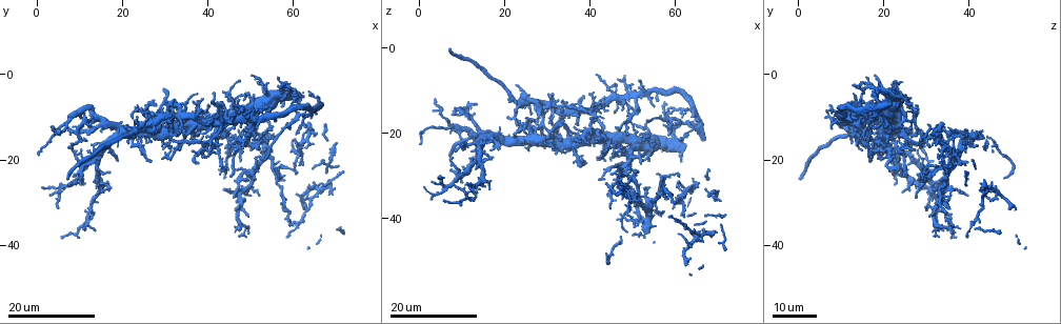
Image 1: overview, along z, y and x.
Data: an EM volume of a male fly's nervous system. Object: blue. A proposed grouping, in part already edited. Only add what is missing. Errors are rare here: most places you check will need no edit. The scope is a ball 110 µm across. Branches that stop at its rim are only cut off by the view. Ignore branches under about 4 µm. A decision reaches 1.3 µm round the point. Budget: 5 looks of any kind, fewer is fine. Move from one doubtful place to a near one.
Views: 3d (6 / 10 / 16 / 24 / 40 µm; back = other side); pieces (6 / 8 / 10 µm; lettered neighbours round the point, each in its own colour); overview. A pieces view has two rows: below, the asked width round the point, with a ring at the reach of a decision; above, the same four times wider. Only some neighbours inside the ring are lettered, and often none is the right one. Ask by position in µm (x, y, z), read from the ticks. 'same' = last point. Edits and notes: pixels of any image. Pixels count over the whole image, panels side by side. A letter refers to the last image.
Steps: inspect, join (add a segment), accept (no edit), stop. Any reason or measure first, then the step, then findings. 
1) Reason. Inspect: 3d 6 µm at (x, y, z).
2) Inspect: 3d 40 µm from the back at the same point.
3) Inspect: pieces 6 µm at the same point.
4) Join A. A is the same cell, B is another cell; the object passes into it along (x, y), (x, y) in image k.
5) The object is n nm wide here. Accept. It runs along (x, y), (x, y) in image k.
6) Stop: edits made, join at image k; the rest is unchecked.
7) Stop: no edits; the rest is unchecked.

Branch stops here. Inspect: 3d 24 µm at (43.0, 22.5, 25.0).

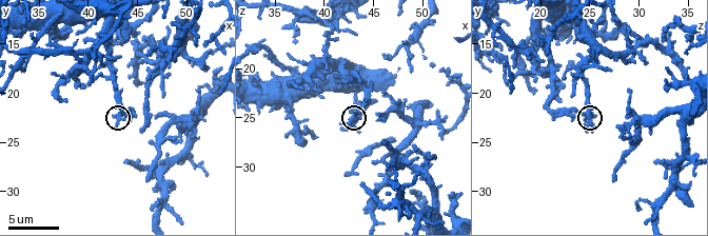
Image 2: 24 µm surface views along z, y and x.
Inspect: pieces 6 µm at (42.4, 22.2, 25.6).

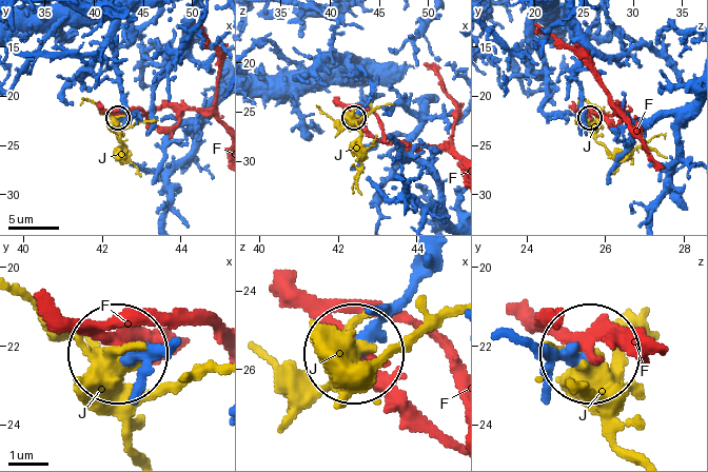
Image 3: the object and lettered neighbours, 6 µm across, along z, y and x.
Accept. F and J are other cells; it runs along (367, 67), (347, 63), (370, 83), (369, 101), (355, 116) in image 3; no lettered segment goes on from it.

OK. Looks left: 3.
Branch stops here. Inspect: 3d 16 µm at (27.0, 20.0, 16.5).

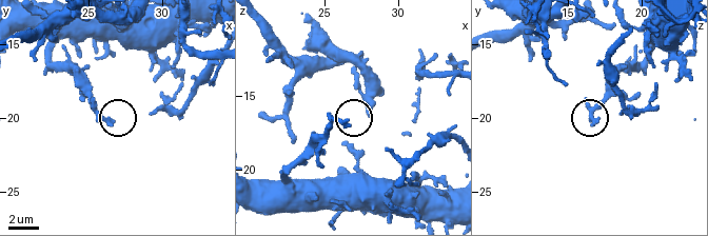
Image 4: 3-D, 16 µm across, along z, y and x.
Inspect: pieces 6 µm at (26.8, 20.2, 16.8).

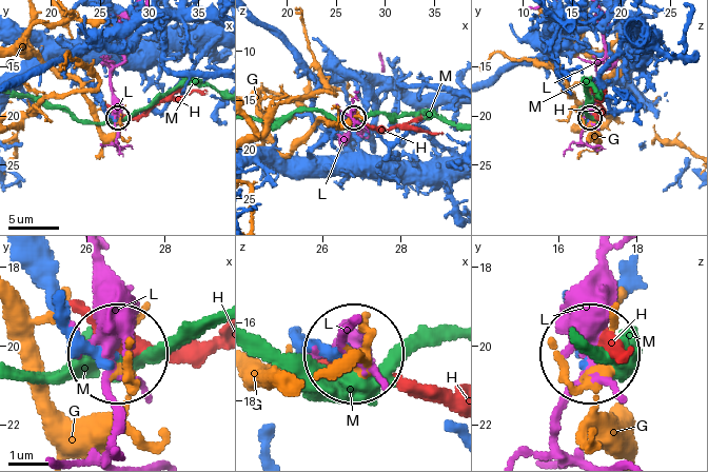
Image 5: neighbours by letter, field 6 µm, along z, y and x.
The object is 310 nm wide here. Accept. G, H, L and M are other cells; no lettered segment goes on from it.

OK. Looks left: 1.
Long arm stops here. Inspect: pieces 10 µm at (53.6, 19.8, 16.8).

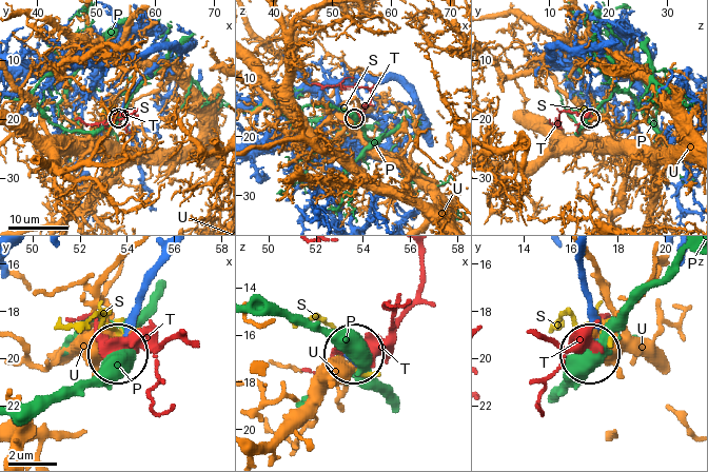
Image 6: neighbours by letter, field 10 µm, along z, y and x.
The object is 240 nm wide here. Accept. P, S, T and U are other cells; it runs along (583, 255), (583, 291), (595, 339), (591, 355) in image 6; no lettered segment goes on from it.

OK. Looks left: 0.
Stop: no edits; the rest is unchecked.

